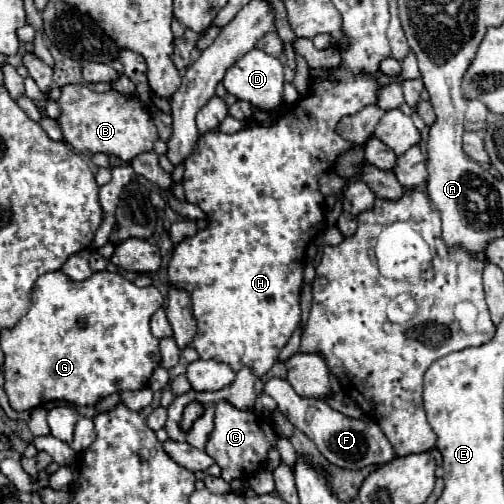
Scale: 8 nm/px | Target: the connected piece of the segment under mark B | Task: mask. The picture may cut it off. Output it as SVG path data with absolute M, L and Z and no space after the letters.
M69 84L61 88L59 106L61 106L59 126L63 132L63 140L79 154L93 156L97 152L103 152L113 154L123 162L131 162L137 154L153 150L157 130L151 122L149 110L137 100L137 96L127 98L117 90L97 94L91 92L85 84Z

